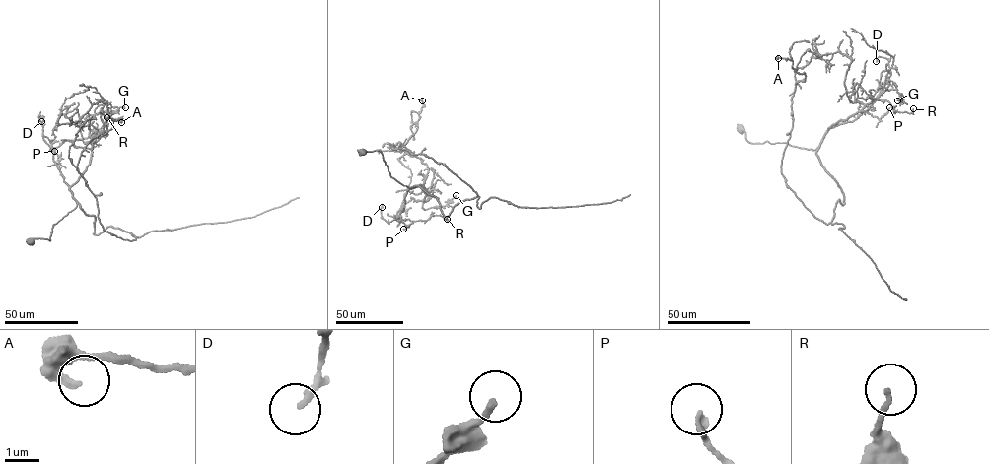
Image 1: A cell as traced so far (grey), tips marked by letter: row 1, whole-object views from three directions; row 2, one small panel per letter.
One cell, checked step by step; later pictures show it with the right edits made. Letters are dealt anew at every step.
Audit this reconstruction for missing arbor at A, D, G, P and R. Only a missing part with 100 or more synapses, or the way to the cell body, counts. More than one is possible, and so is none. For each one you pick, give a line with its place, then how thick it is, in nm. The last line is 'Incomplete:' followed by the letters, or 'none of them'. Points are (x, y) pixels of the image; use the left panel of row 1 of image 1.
Incomplete: none of them

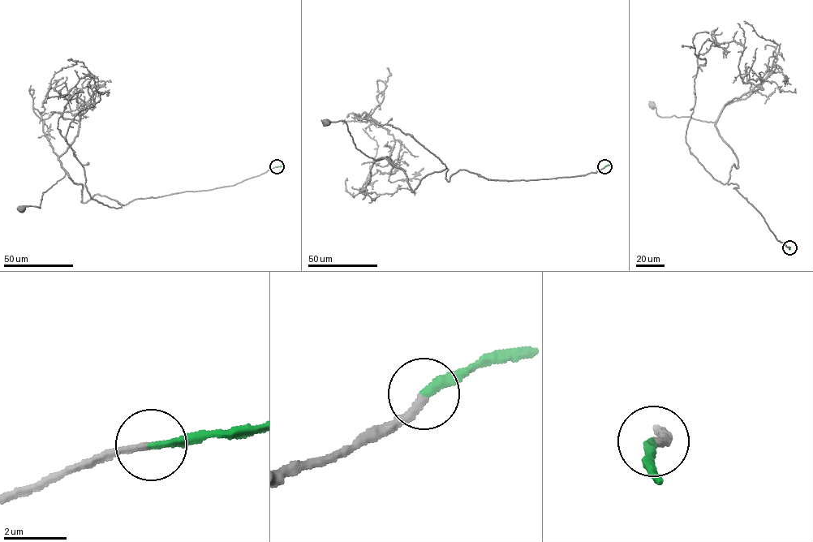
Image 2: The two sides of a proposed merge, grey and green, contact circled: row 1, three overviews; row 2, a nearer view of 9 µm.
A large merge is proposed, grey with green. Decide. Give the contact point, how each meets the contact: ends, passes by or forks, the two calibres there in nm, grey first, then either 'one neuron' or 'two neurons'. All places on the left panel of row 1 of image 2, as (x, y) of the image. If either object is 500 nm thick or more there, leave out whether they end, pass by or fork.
at (277, 166); grey ends there; green ends there; 240 nm thick on the grey side, 240 nm on the other; one neuron

